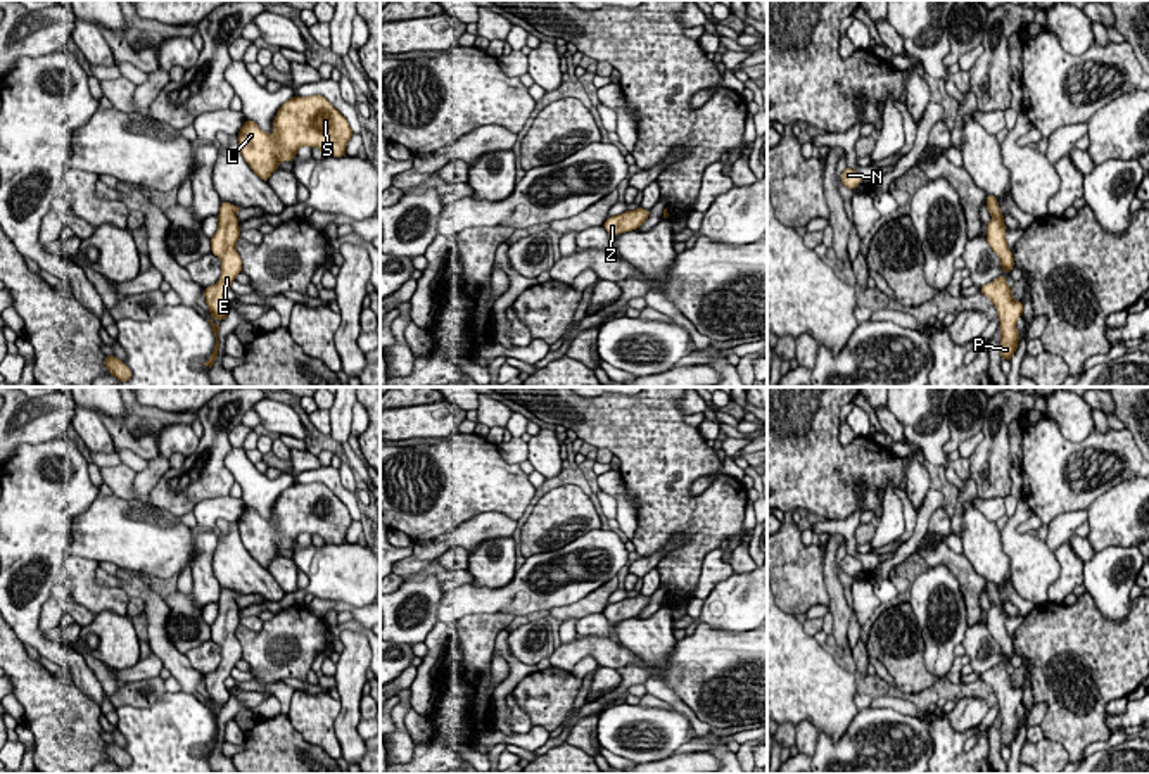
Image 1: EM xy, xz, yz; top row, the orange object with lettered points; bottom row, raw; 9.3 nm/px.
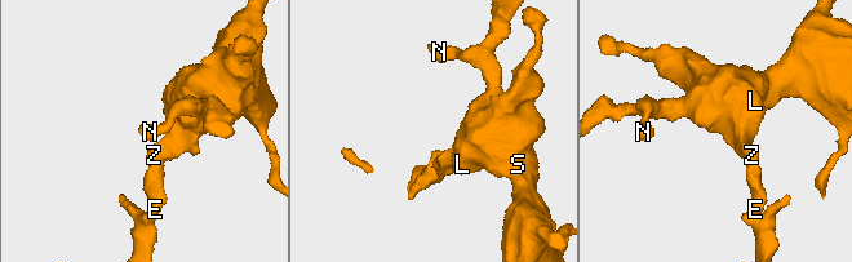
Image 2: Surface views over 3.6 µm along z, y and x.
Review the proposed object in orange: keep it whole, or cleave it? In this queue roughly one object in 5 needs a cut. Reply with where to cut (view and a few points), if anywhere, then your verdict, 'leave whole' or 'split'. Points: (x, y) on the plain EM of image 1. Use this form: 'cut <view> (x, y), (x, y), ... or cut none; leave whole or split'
cut none; leave whole

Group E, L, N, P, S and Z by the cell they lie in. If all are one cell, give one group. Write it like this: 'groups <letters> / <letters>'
groups E L N P S Z

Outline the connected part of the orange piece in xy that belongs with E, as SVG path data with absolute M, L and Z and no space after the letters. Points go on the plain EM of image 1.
M221 587L219 601L218 601L218 617L211 624L211 639L221 646L221 663L219 667L204 676L206 691L209 695L211 705L207 707L211 710L211 715L216 724L214 738L207 750L204 750L209 757L213 755L218 736L219 736L219 712L214 712L213 707L218 705L223 708L230 700L230 691L225 688L225 681L230 677L232 669L237 665L238 660L242 660L242 646L237 641L237 627L240 624L238 615L238 605L237 598L242 596L238 593L233 593L230 589Z

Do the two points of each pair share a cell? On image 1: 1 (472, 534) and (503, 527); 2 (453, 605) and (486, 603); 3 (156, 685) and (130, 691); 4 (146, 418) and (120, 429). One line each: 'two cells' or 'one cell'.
1: one cell
2: one cell
3: one cell
4: one cell

